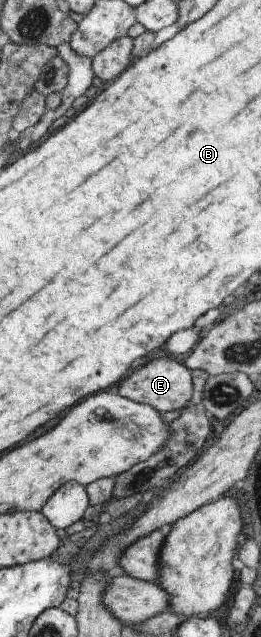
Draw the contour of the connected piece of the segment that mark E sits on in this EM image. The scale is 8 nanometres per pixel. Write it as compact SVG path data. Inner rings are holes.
M166 357L146 363L144 367L136 369L134 373L130 373L126 379L118 383L118 395L137 404L150 406L159 414L180 410L189 403L191 391L191 371L183 363L178 363L174 358L166 359Z

